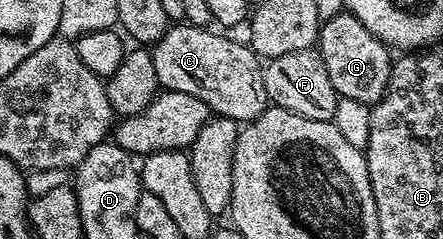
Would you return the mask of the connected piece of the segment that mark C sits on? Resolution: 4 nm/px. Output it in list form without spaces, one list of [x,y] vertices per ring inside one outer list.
[[[186,22],[168,27],[166,34],[150,49],[159,87],[201,98],[215,116],[236,122],[253,121],[269,107],[263,81],[264,65],[246,43],[238,44],[227,34],[214,36],[211,31],[210,27],[194,28]]]

